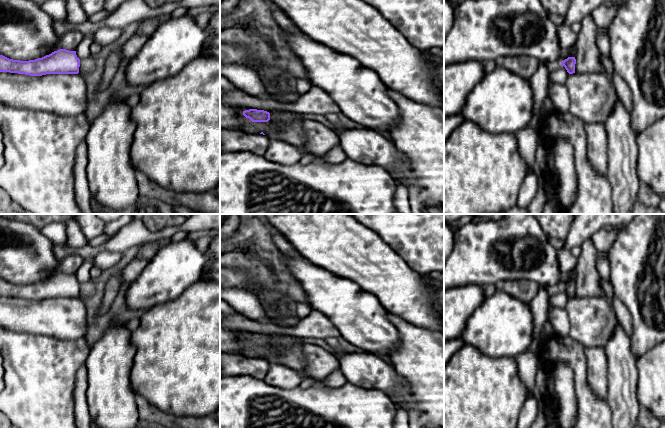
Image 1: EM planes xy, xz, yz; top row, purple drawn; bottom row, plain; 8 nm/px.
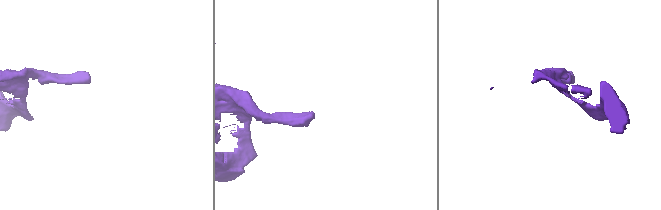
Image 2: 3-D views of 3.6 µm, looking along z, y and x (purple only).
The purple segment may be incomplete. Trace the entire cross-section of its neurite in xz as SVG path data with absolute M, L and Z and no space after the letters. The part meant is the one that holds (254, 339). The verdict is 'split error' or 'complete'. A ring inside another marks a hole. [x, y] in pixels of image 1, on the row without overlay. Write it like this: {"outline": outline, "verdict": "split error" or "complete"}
{"outline": "M249 333L243 335L243 339L252 346L268 346L270 344L270 337L264 334Z", "verdict": "complete"}

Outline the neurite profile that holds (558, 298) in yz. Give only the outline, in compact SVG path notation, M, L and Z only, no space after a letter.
M561 288L553 290L550 292L549 295L549 308L550 307L557 307L557 308L564 308L568 301L569 297L565 293L565 291Z

